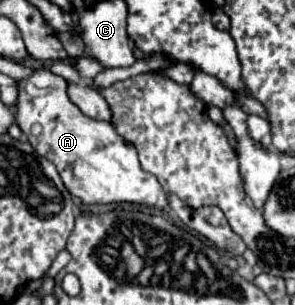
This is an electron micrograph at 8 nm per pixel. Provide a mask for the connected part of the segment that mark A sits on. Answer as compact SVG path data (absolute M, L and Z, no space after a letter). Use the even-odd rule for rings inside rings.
M36 68L26 80L18 82L16 124L28 136L34 150L48 158L60 172L64 186L84 204L136 202L164 208L168 196L158 180L140 168L136 150L126 144L110 122L88 118L66 96L66 80L46 68ZM40 124L42 134L34 136L32 126Z

